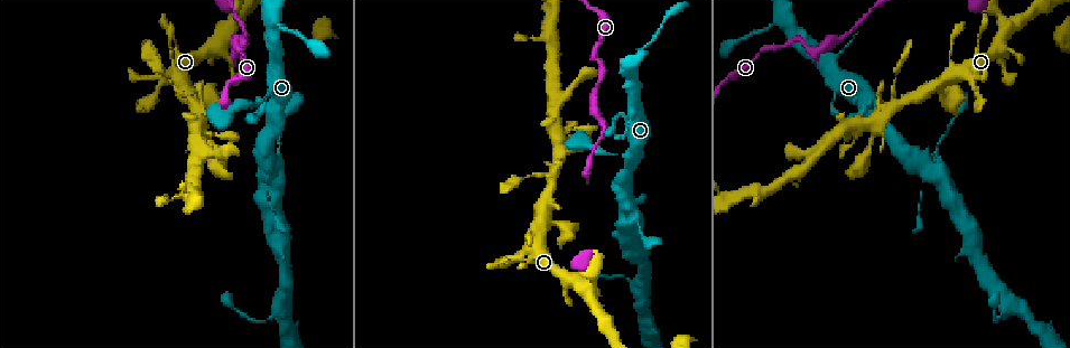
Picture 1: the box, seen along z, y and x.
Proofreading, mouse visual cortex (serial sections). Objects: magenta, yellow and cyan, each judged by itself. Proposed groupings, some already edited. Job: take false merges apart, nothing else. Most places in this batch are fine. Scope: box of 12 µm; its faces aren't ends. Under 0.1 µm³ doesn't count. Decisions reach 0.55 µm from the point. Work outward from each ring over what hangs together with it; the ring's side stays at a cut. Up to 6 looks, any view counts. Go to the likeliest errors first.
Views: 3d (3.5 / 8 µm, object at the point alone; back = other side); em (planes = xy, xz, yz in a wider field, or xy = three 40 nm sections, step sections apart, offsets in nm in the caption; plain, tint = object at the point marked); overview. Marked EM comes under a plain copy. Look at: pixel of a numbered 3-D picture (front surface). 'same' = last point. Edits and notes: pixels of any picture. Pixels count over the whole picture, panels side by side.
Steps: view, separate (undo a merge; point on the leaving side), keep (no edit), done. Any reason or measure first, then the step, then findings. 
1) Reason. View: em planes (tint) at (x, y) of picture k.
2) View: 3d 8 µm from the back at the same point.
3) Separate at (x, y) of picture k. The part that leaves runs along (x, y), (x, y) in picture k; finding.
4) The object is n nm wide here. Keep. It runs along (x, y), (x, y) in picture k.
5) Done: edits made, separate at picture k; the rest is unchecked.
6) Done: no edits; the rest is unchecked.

Abrupt turn. View: 3d 3.5 µm at (594, 97) of picture 1.

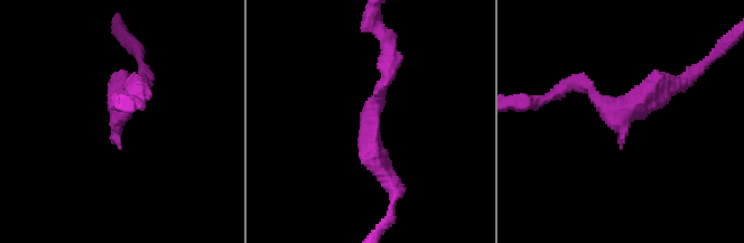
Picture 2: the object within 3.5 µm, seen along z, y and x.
Shape alone is not enough. View: em xy step 1 (tint) at (120, 112) of picture 2.

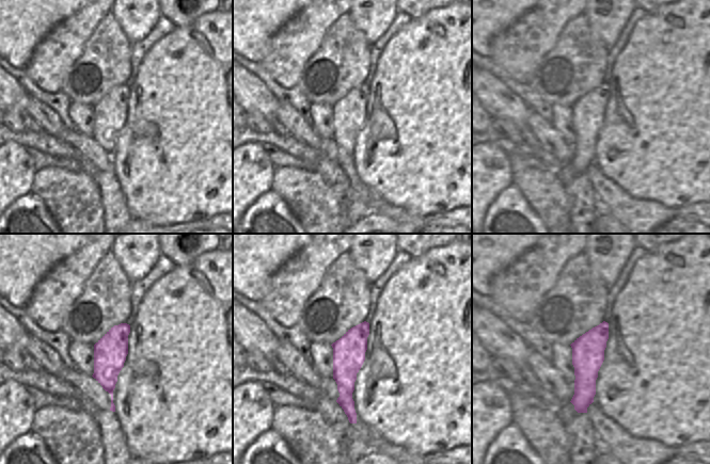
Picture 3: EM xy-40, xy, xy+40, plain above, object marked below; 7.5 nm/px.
Keep. It runs along (365, 324), (346, 364), (353, 420) in picture 3; one cell here.

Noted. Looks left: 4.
Sudden change in width. View: 3d 3.5 µm at (277, 158) of picture 1.

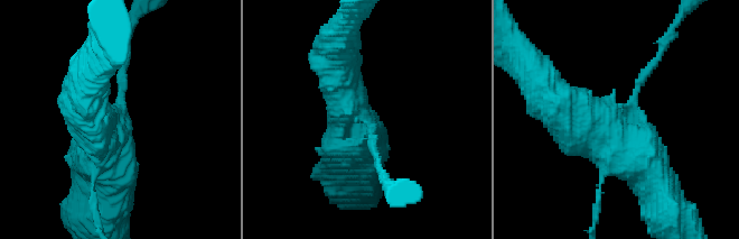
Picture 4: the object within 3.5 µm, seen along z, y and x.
View: em xy step 3 (tint) at (610, 117) of picture 4.

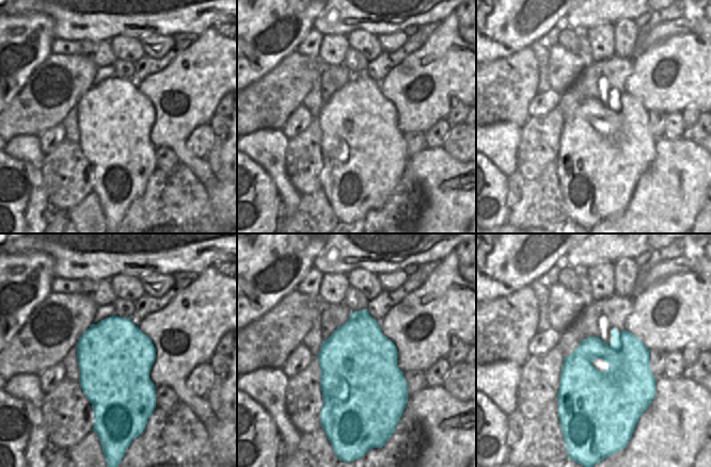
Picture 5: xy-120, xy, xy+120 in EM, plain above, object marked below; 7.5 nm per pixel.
Keep. It runs along (540, 83), (651, 176) in picture 4; continuous, no second cell.

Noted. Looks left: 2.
Thick turns thin. View: 3d 3.5 µm at (767, 27) of picture 1.

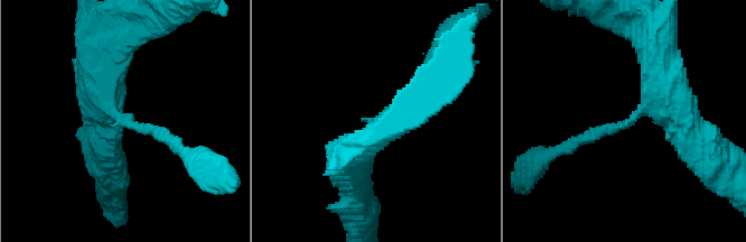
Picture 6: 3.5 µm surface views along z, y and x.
Need the tissue. View: em xy step 3 (tint) at (133, 126) of picture 6.

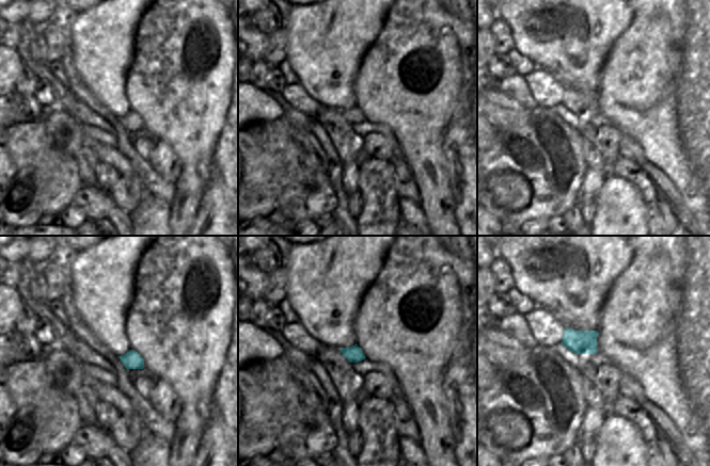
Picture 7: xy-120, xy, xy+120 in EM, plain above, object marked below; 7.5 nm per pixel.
Keep. It runs along (353, 168), (364, 131), (429, 63) in picture 6; all the same cell.

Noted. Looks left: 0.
Done: no edits; the rest is unchecked.

